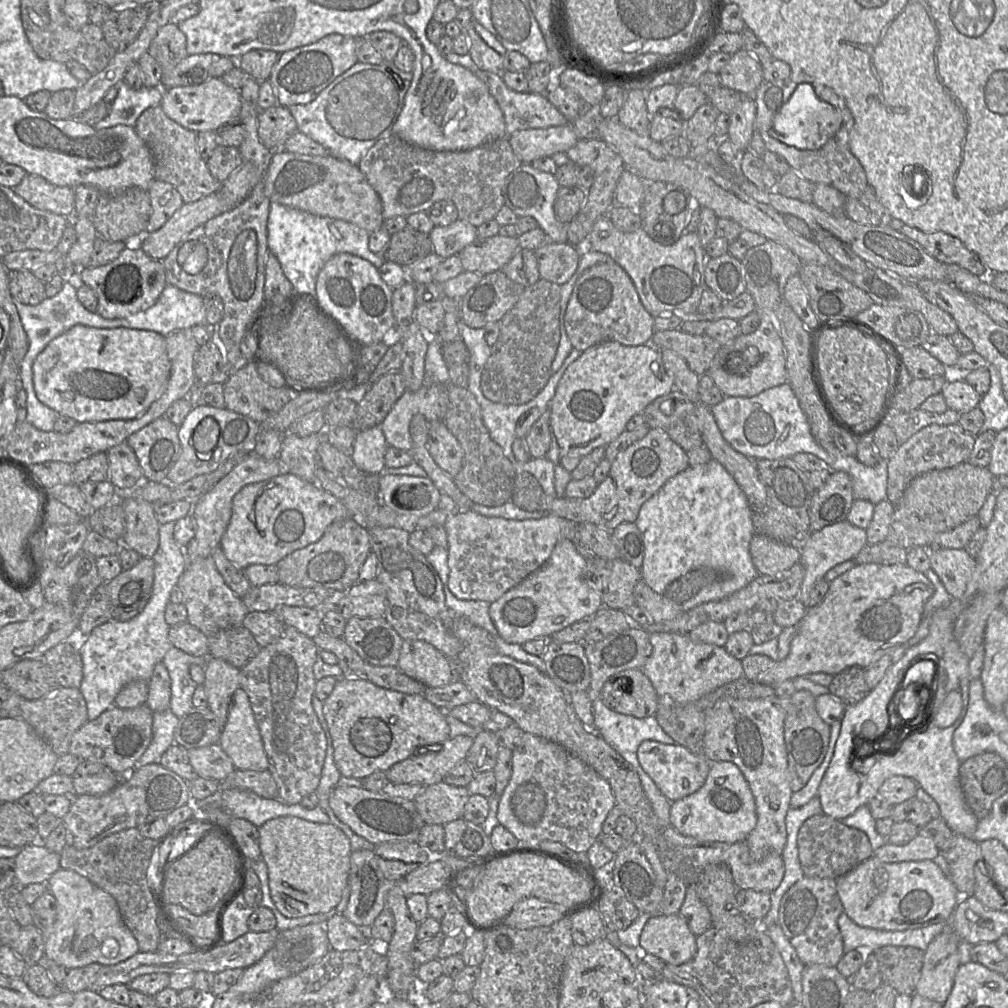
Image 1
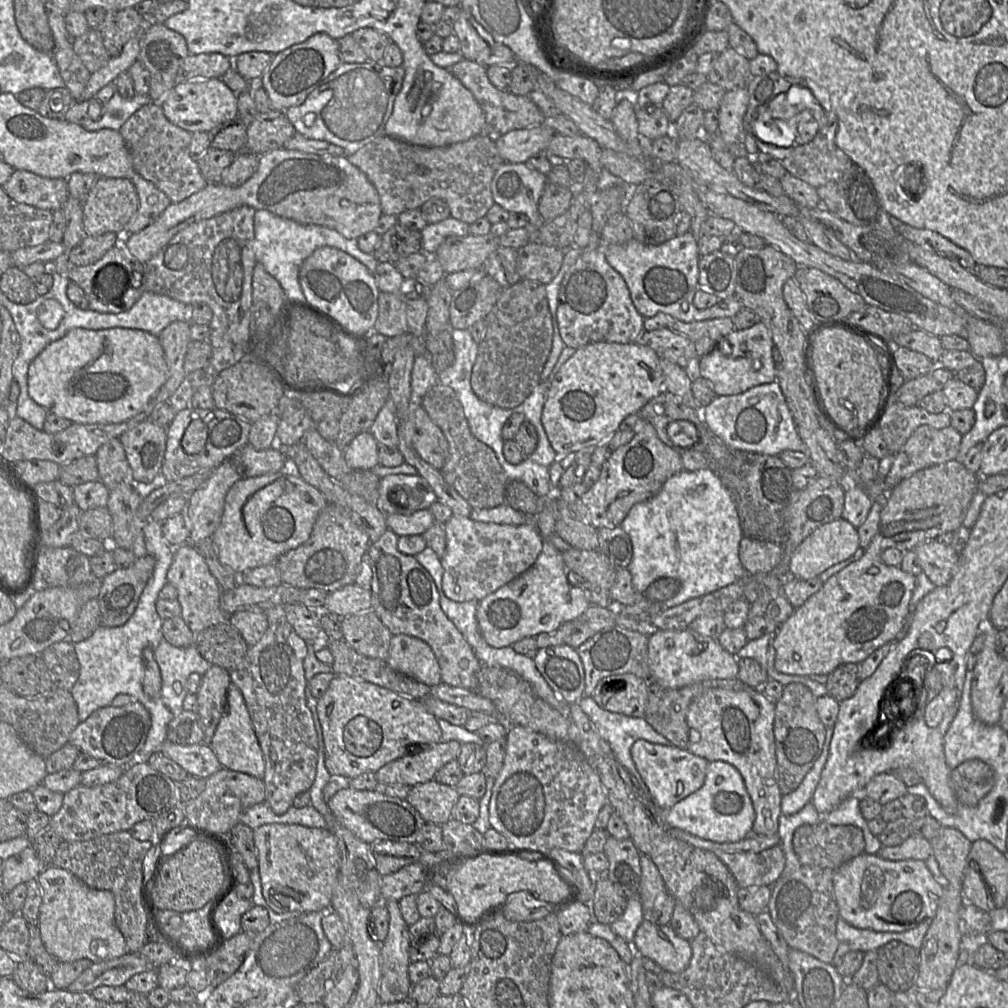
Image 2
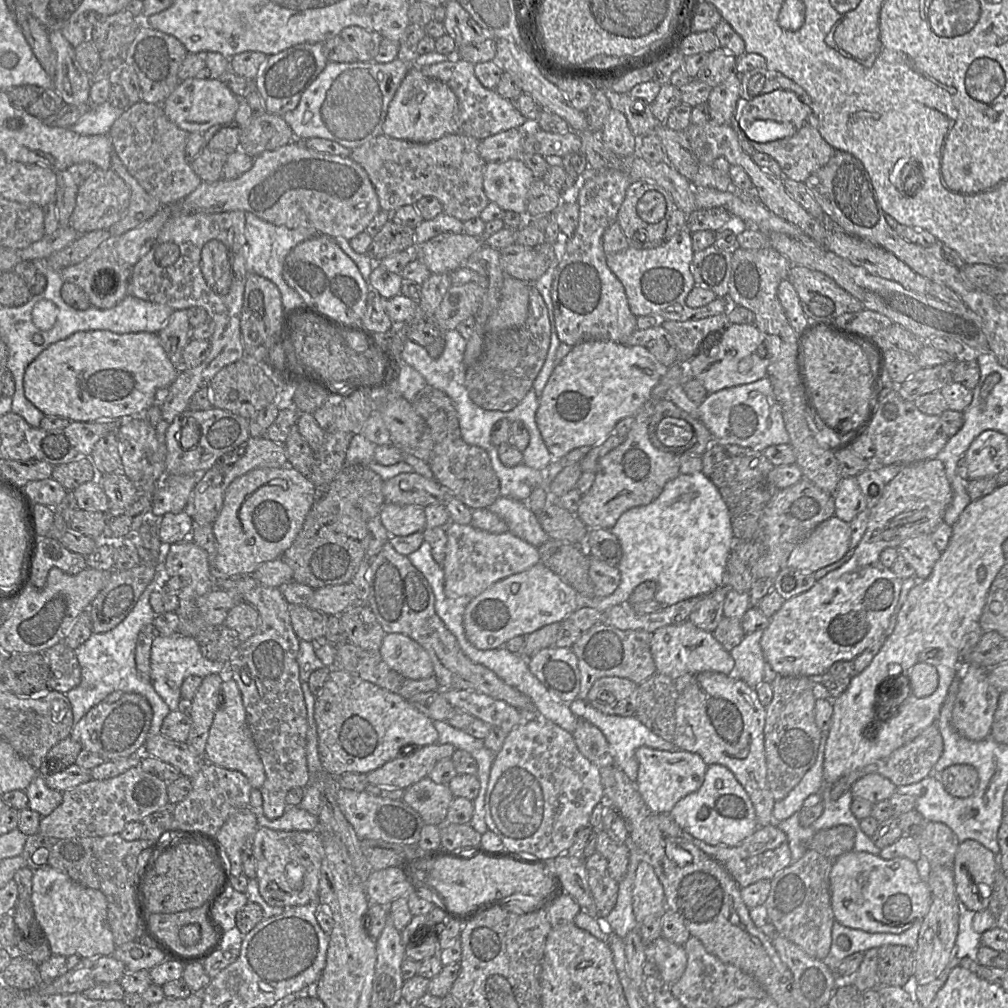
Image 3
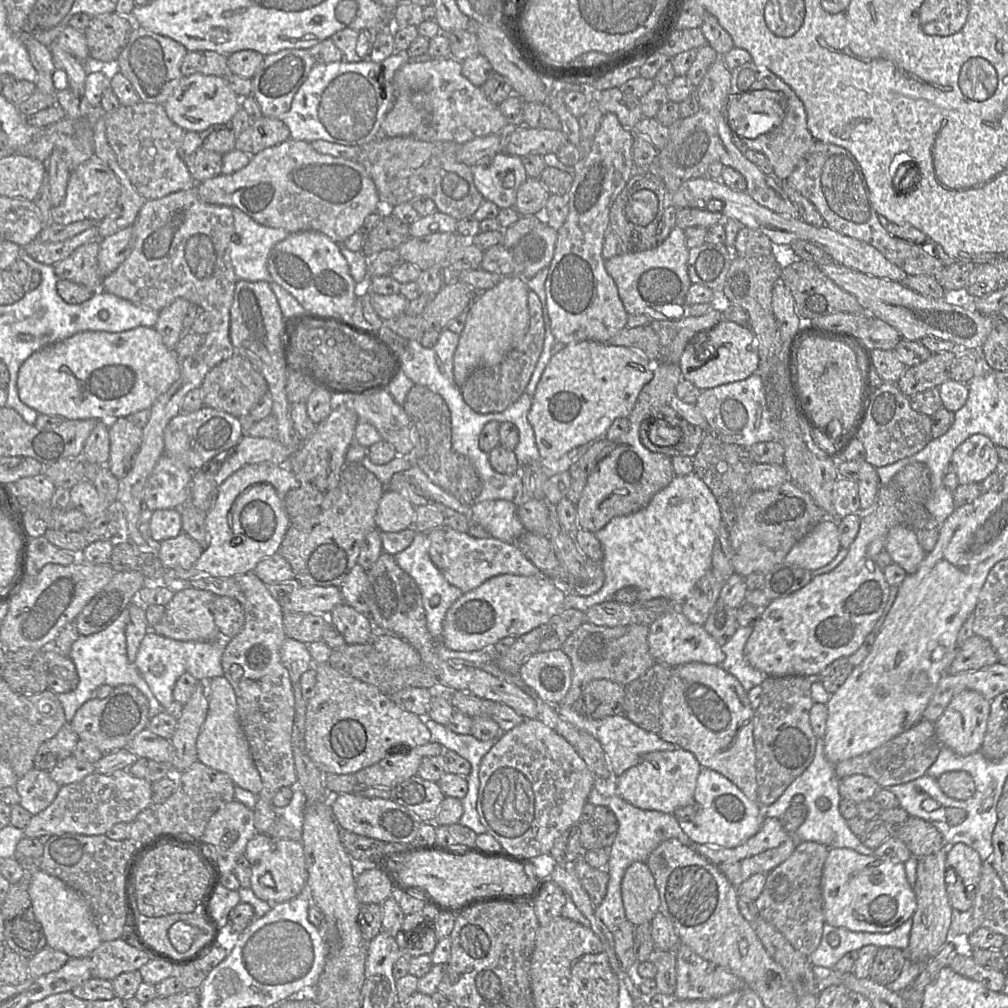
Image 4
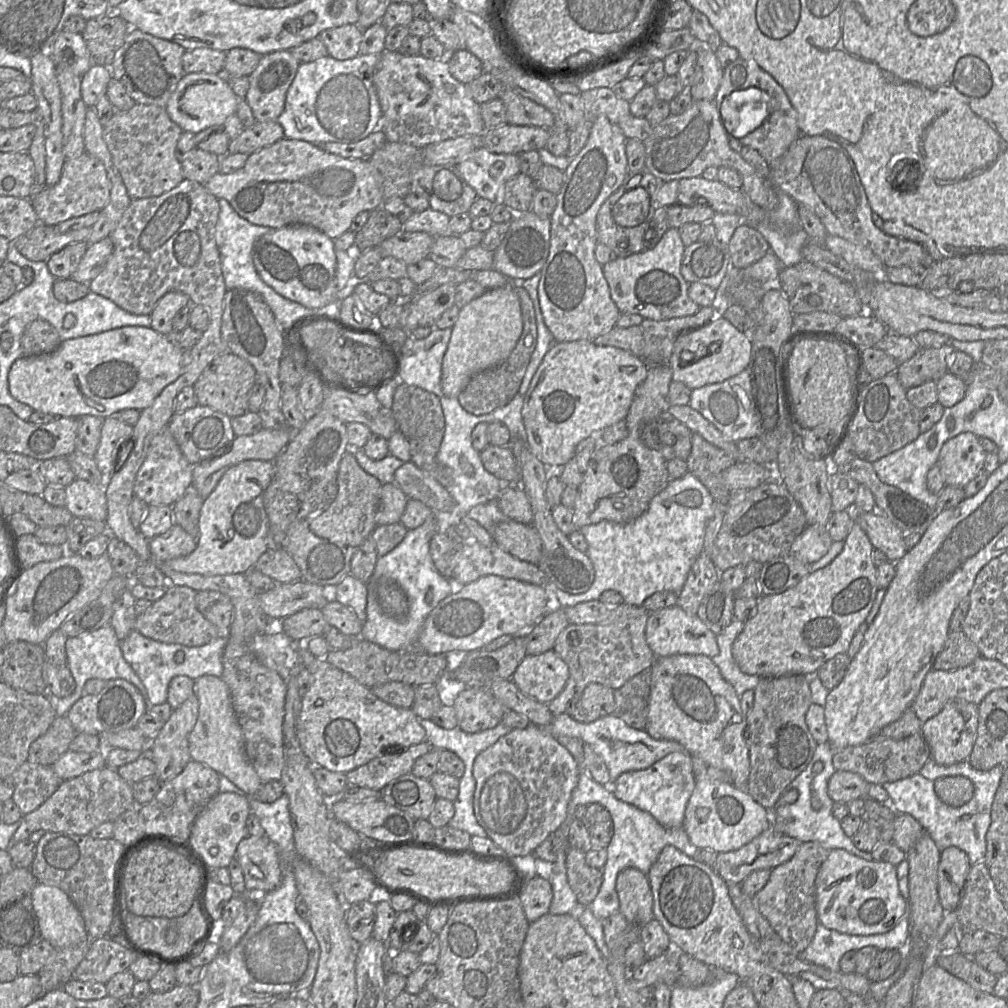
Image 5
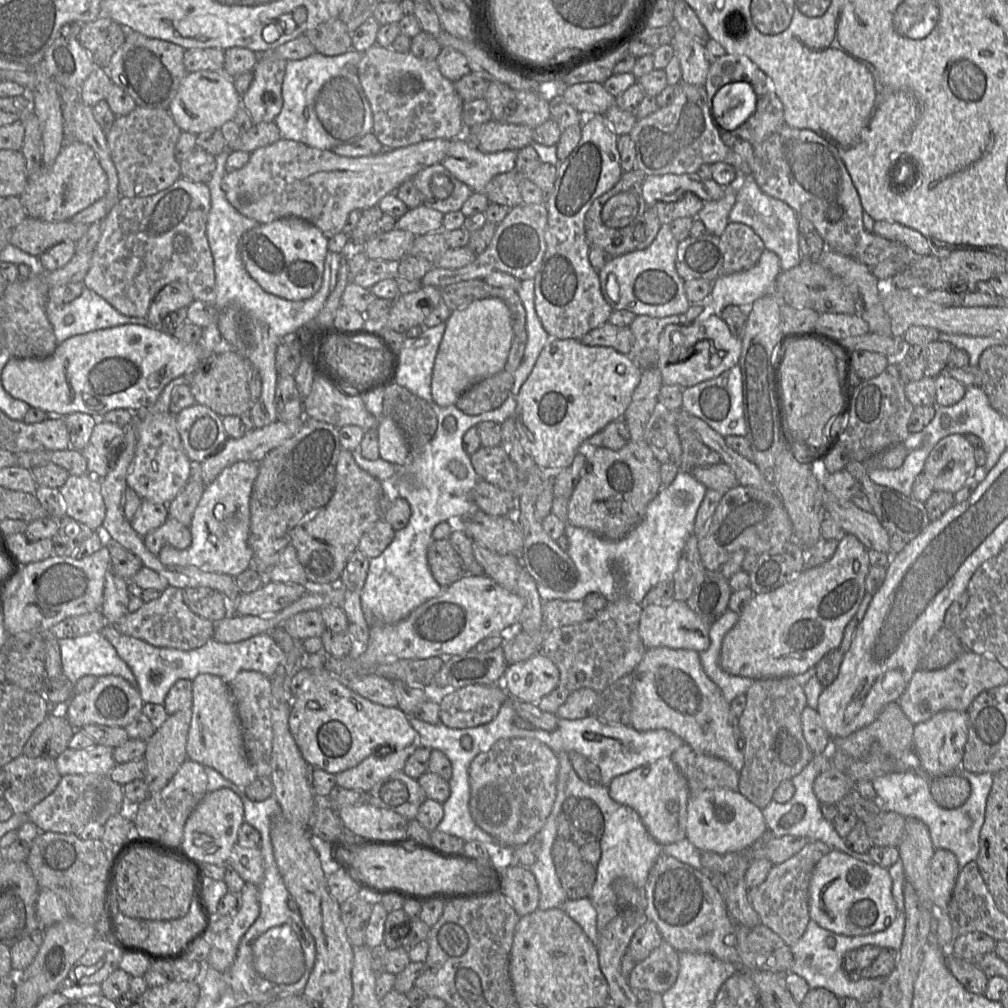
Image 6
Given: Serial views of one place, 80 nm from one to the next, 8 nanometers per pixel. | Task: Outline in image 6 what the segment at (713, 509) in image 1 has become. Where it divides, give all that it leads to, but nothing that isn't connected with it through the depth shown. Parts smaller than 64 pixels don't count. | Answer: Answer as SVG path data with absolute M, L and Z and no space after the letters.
M679 472L674 481L662 487L647 507L643 520L624 538L609 540L581 527L567 523L567 553L577 568L577 581L567 591L537 584L543 601L560 599L578 601L587 594L602 594L608 602L627 598L641 604L649 590L660 582L672 581L687 539L694 535L697 511L707 488L690 473Z

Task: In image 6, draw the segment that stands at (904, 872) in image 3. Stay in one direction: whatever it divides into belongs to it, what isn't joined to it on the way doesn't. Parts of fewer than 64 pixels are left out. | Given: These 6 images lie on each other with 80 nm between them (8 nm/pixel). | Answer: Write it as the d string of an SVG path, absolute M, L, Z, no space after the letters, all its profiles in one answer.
M831 849L819 860L812 873L809 915L822 928L841 935L859 936L884 930L897 915L888 869Z

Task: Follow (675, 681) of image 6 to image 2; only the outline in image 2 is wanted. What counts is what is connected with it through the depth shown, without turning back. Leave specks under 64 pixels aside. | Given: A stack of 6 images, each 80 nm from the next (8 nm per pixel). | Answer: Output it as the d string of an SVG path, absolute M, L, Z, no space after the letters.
M746 687L733 691L722 688L709 688L697 696L689 705L686 722L689 727L687 751L707 762L723 761L734 766L743 778L746 790L755 811L755 820L751 834L778 835L778 821L781 813L781 799L776 776L776 753L773 734L775 704L767 700L759 689Z

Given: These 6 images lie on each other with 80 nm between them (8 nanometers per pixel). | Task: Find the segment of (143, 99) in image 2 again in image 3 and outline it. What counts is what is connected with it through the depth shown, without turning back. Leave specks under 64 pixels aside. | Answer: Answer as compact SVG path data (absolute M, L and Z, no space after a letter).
M105 101L97 106L92 106L75 124L68 127L80 135L108 134L115 120L125 109L116 108Z

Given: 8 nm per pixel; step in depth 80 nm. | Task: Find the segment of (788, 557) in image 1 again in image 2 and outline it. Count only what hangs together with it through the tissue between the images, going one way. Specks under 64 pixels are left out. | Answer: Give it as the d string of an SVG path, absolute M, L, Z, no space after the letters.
M743 537L739 543L739 559L751 575L770 573L780 562L782 547L776 543Z

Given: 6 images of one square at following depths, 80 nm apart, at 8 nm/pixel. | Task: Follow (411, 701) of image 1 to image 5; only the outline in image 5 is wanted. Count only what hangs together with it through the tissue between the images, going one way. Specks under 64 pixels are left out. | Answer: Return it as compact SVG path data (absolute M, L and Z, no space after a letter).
M303 647L298 649L303 653L304 667L311 674L311 685L301 698L295 729L301 749L313 767L347 773L385 755L389 748L400 751L426 741L426 731L410 708L384 702L349 674L313 657Z

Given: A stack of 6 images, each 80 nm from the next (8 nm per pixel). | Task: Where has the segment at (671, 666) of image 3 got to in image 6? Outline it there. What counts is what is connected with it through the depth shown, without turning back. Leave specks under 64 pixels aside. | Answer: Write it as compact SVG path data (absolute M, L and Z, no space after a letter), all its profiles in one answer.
M671 599L669 602L643 607L639 622L640 638L648 648L667 647L701 652L710 646L709 625L692 611L685 602Z

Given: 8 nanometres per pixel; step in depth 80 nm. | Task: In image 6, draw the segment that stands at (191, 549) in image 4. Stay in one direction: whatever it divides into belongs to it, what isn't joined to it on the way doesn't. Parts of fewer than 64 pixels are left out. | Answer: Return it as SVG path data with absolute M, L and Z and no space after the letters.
M169 516L163 525L151 530L143 540L147 549L158 556L165 545L186 549L192 542L192 535L189 527Z

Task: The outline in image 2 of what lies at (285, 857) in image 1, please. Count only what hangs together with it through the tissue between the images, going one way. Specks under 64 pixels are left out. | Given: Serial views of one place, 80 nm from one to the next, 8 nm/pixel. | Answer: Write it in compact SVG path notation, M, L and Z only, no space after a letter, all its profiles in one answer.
M264 824L254 829L254 843L262 893L273 911L286 914L331 909L332 890L339 880L341 862L338 840L331 830L327 827L312 828L300 824Z

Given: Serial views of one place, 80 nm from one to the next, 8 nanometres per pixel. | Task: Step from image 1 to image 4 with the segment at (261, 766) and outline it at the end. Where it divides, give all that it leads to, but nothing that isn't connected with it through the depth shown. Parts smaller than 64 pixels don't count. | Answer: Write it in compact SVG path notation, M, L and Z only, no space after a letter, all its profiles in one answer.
M224 677L206 682L209 703L206 719L196 741L198 761L230 776L235 785L258 796L263 789L260 774L254 764L248 740L238 719L234 690Z

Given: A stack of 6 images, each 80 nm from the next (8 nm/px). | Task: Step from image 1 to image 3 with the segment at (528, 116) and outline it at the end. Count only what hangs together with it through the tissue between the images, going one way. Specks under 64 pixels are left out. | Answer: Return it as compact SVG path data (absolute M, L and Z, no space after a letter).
M457 60L444 61L432 65L423 65L418 67L425 76L445 83L456 95L459 106L458 132L454 134L471 136L480 141L505 130L524 129L529 126L530 121L516 109L511 100L501 97L494 89L486 88L480 83L475 76L474 65L475 64L466 60Z

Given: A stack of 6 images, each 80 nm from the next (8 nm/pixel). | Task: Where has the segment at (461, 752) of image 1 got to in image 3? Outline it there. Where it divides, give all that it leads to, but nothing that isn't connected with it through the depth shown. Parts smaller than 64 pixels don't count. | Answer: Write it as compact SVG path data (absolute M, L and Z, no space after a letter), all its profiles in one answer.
M406 743L405 745L410 747L401 750L402 756L396 757L381 767L366 773L369 784L397 786L405 789L427 777L438 761L450 758L456 750L452 744L448 743L417 745L415 749L411 748L412 745L416 745L415 743Z

